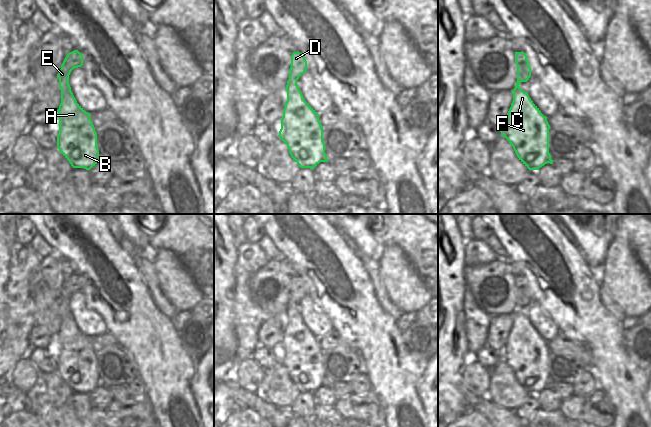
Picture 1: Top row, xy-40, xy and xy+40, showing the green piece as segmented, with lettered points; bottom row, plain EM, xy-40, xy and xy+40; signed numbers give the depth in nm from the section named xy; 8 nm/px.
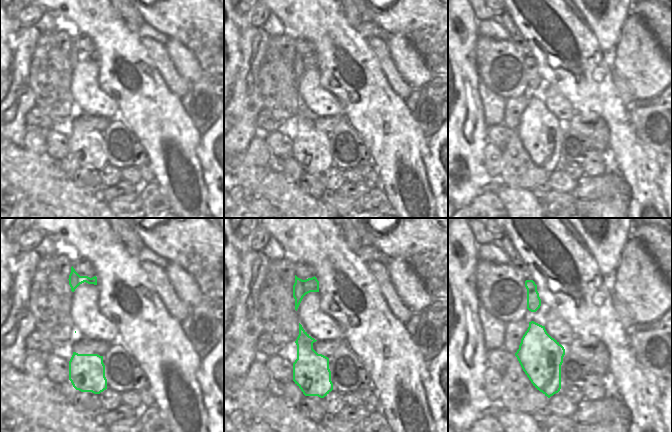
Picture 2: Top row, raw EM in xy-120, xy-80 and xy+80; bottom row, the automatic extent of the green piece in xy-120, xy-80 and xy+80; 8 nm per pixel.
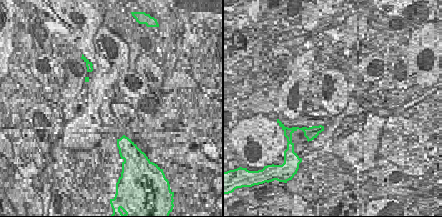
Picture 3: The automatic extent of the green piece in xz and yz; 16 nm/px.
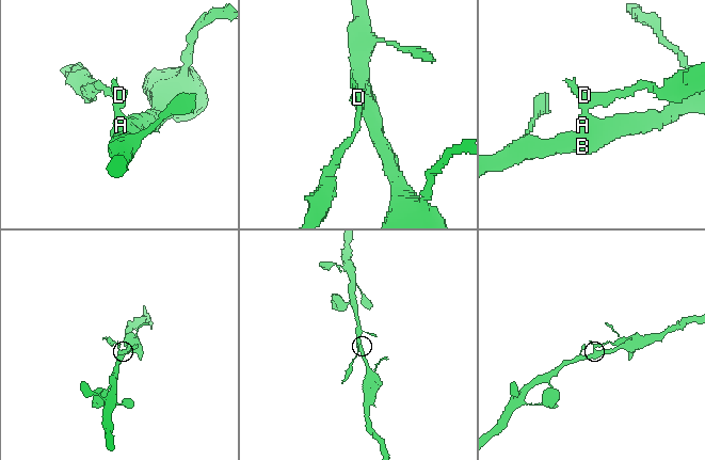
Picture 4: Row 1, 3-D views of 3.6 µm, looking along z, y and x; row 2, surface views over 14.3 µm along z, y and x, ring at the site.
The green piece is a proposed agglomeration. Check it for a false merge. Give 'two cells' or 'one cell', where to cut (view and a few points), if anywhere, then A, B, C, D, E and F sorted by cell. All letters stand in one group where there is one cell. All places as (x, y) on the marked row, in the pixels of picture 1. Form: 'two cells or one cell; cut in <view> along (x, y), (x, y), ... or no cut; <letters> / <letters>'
two cells; cut in xy along (293, 77), (290, 89), (287, 92); A B C F / D E

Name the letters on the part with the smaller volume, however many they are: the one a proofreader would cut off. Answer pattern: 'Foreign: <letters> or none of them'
Foreign: D, E

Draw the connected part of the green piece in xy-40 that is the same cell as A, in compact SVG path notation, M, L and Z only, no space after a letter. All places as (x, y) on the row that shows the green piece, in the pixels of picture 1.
M69 83L67 89L61 92L61 103L59 109L59 133L57 135L57 147L61 154L69 161L73 168L84 168L90 170L98 162L97 133L90 119L90 113L86 112L76 101Z

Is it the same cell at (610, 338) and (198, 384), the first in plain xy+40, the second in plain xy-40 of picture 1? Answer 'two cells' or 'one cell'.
two cells

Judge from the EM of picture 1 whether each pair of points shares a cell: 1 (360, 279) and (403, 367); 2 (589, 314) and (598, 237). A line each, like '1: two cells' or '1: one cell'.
1: one cell
2: two cells

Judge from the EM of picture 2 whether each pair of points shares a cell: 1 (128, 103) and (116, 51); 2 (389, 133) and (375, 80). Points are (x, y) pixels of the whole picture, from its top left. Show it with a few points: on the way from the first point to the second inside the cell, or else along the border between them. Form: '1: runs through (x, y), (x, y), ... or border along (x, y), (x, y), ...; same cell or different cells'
1: runs through (126, 90), (109, 72), (112, 64); same cell
2: runs through (385, 120), (375, 110), (375, 93); same cell

